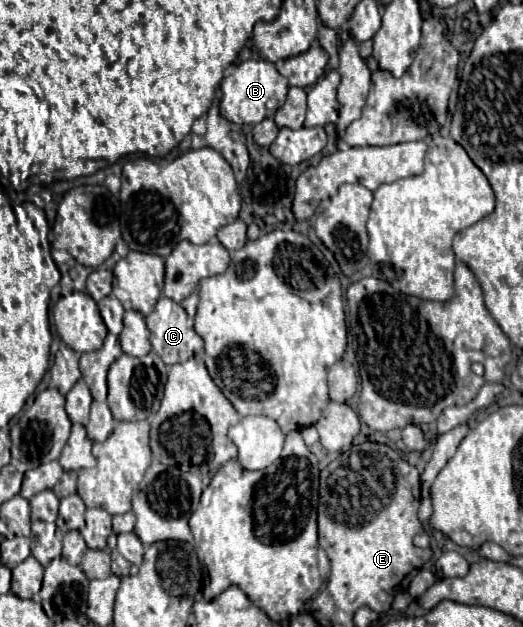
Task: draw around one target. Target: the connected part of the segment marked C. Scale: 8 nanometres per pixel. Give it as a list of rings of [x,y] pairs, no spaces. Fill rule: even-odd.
[[[162,296],[158,300],[156,308],[146,316],[146,324],[150,328],[150,352],[146,356],[150,356],[154,360],[164,383],[170,368],[176,362],[186,362],[188,358],[192,358],[196,352],[200,352],[204,348],[202,338],[194,332],[194,320],[186,314],[186,310],[178,302],[170,300],[166,296]]]

